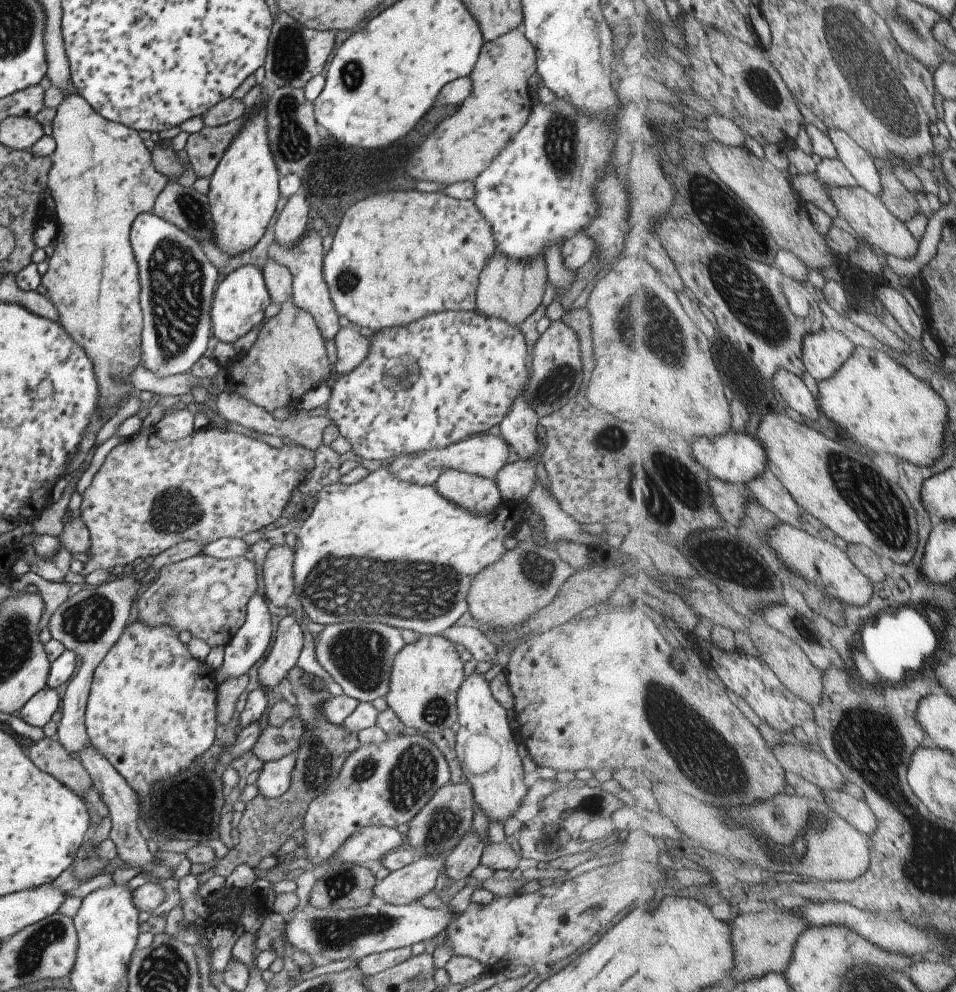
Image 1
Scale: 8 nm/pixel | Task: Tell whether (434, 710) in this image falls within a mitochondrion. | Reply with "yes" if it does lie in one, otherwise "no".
yes

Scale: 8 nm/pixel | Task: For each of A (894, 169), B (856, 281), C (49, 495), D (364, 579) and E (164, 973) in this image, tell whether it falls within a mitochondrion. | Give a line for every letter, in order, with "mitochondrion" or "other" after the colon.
A: other
B: other
C: other
D: mitochondrion
E: mitochondrion

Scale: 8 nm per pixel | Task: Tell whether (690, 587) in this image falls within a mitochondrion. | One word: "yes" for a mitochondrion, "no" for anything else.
no

